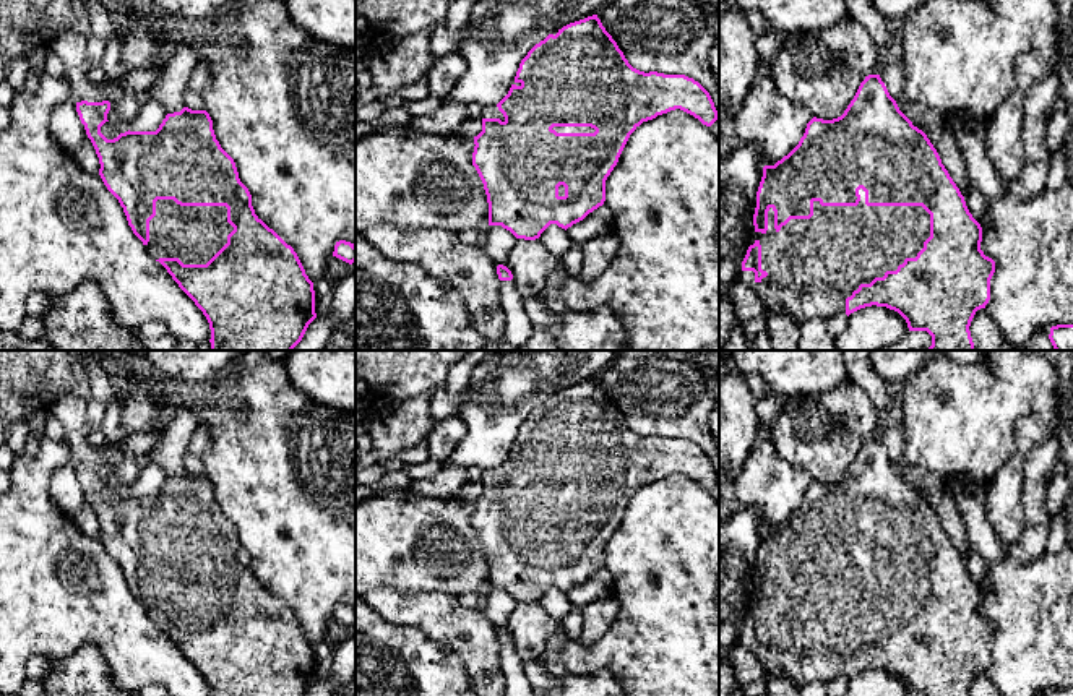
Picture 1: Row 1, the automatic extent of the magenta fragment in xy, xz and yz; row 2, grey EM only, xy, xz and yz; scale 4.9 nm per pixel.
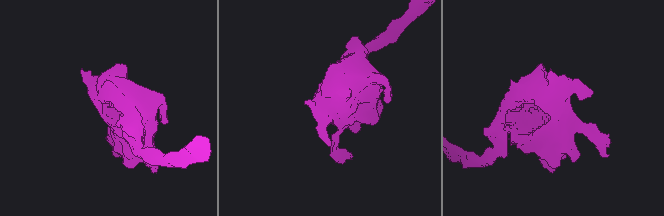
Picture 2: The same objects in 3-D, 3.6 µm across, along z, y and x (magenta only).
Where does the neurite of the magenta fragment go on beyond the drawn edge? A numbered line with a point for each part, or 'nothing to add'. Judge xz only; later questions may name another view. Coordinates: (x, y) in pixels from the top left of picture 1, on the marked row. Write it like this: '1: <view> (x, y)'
1: xz (557, 128)

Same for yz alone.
1: yz (814, 265)

